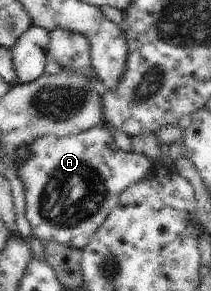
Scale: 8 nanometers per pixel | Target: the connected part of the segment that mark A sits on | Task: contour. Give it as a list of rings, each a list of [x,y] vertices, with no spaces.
[[[101,126],[68,136],[51,134],[38,137],[31,142],[30,158],[17,169],[18,177],[24,185],[25,217],[41,242],[55,240],[72,248],[83,249],[117,205],[119,194],[131,182],[147,177],[153,164],[152,159],[146,155],[119,149],[114,142],[114,135]]]

